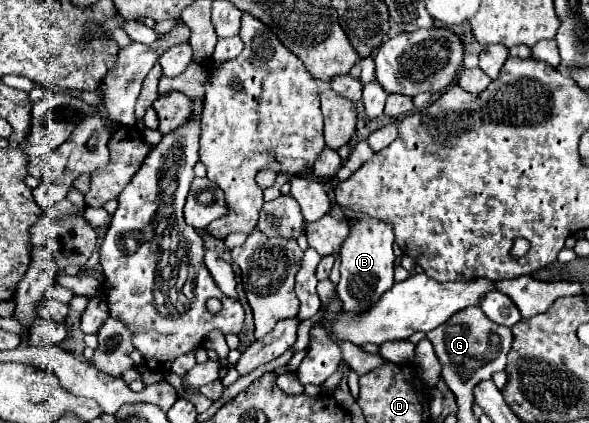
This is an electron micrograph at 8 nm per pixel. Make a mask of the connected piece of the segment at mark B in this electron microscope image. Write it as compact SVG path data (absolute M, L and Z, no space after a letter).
M346 216L350 234L340 246L340 282L336 286L344 310L364 310L394 284L394 230L390 224L370 216Z

